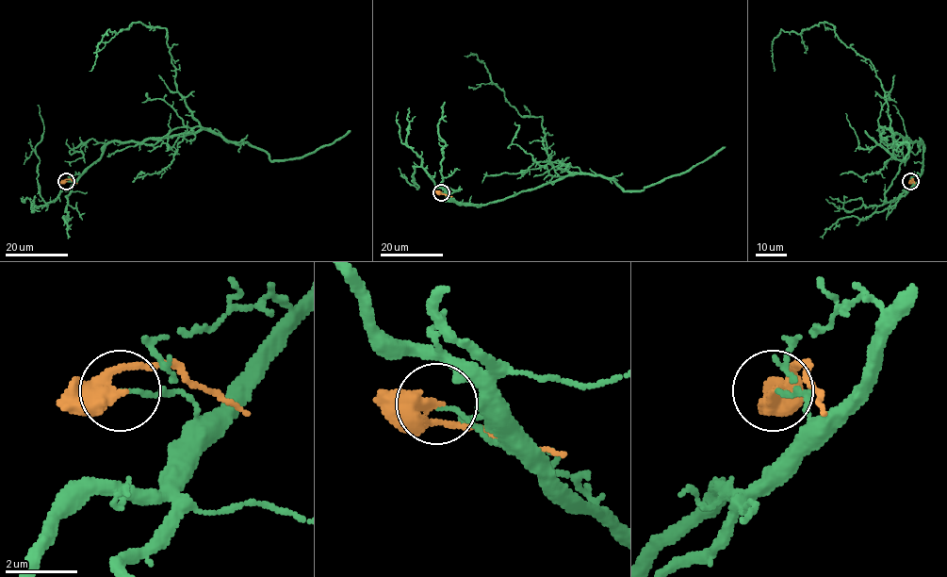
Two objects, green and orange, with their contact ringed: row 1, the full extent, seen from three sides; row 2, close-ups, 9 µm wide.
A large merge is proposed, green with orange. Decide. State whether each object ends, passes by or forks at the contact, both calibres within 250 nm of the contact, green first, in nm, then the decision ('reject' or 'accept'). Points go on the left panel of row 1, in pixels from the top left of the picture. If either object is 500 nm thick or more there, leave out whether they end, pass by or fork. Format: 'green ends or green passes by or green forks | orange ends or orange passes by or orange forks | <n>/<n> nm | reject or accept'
green ends | orange passes by | 90/440 nm | reject

